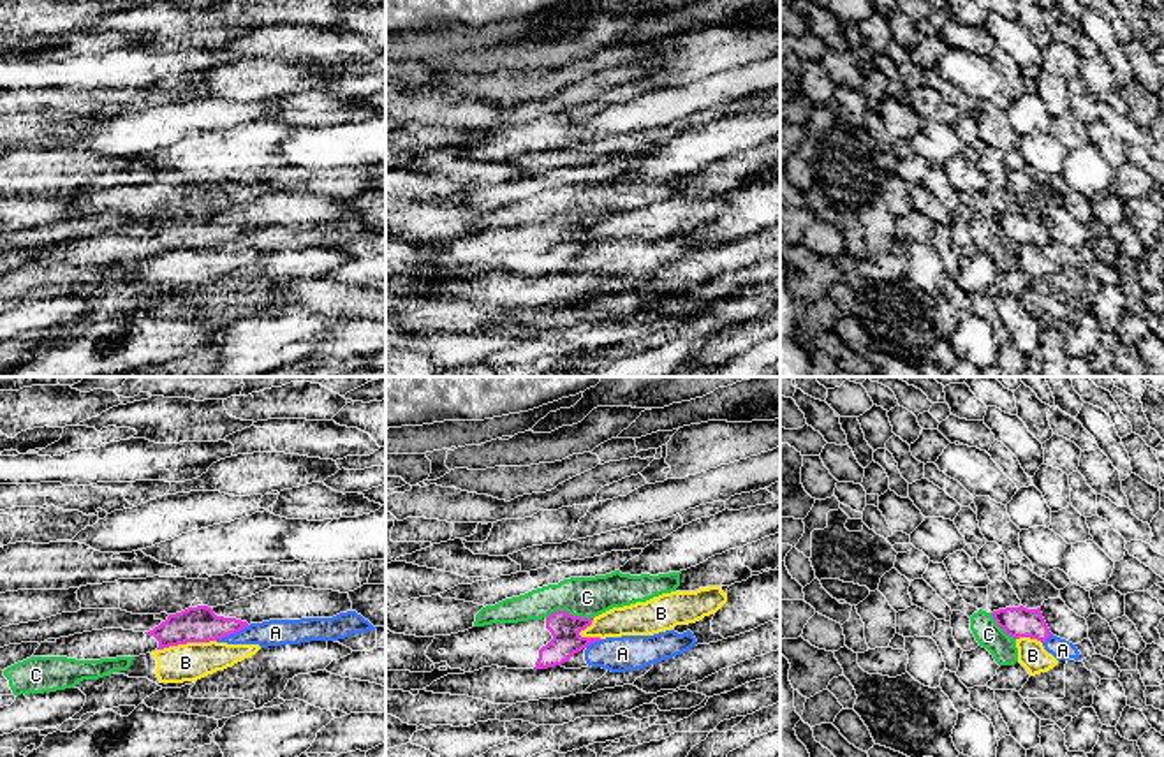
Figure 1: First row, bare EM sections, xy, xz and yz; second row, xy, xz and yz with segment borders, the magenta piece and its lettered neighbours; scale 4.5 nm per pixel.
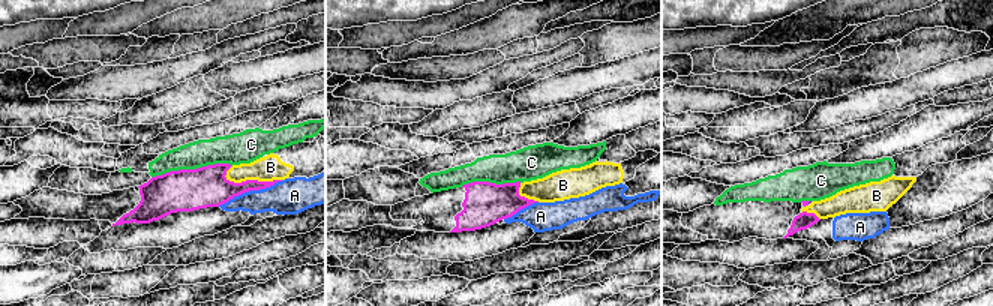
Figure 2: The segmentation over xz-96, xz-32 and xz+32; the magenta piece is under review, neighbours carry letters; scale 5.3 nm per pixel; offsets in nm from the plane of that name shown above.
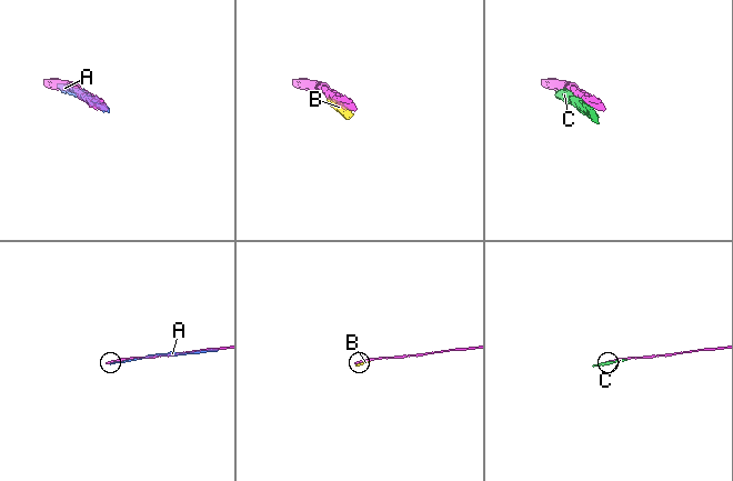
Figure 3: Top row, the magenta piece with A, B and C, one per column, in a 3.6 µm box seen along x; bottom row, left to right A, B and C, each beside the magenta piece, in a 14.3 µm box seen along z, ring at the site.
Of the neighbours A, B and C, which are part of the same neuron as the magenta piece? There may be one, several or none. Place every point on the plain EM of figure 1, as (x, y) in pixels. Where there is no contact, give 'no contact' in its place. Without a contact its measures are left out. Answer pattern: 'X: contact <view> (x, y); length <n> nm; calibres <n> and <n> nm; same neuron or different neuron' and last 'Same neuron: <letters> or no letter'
A: contact xy (231, 238); length 170 nm; calibres 160 and 130 nm; different neuron
B: contact xy (185, 249); length 280 nm; calibres 160 and 180 nm; different neuron
C: contact xz (569, 220); length 220 nm; calibres 140 and 190 nm; different neuron
Same neuron: no letter

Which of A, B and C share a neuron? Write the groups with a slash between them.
A / B / C

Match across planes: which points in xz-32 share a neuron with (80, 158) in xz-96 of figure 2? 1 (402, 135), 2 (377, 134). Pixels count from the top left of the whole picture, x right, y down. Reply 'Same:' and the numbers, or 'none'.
Same: none

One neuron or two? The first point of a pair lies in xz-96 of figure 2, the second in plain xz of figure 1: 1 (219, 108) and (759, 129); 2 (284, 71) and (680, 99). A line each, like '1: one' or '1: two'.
1: two
2: one

